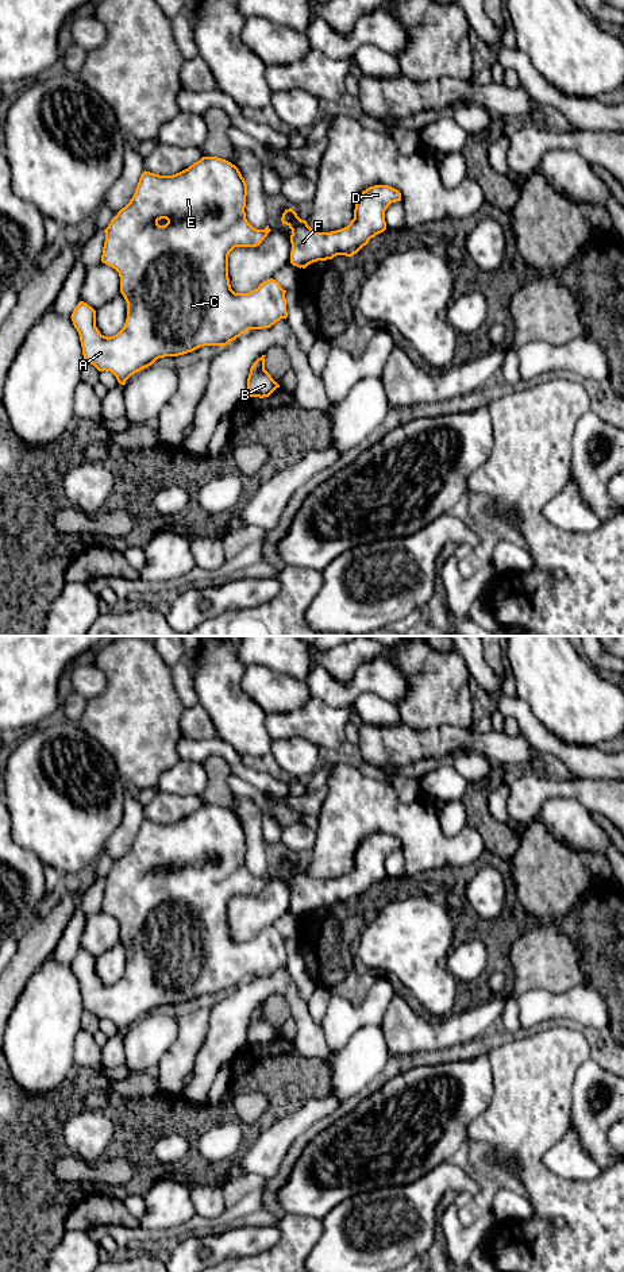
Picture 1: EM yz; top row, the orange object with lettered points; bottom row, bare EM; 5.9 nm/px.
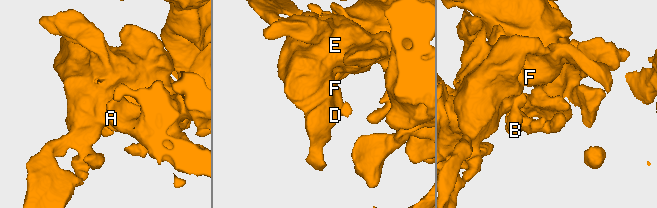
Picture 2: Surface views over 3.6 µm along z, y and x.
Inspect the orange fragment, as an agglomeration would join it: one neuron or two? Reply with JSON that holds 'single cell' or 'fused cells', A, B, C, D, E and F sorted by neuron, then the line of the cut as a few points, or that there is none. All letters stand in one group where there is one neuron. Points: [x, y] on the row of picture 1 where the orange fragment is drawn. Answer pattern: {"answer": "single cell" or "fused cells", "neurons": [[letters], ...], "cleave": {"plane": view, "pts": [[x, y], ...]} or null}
{"answer": "single cell", "neurons": [["A", "B", "C", "D", "E", "F"]], "cleave": null}

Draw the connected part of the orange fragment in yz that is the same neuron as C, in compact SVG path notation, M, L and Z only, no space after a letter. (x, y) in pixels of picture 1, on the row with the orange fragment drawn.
M203 157L188 169L159 176L143 171L130 203L104 230L101 262L119 273L120 293L127 302L127 319L113 336L104 336L96 327L96 311L80 301L72 321L80 335L84 361L99 371L111 371L120 385L157 359L178 356L204 346L227 346L249 329L270 328L288 317L281 285L270 278L249 293L235 293L228 278L228 255L235 247L257 247L271 231L254 228L246 219L247 185L239 169L217 157Z

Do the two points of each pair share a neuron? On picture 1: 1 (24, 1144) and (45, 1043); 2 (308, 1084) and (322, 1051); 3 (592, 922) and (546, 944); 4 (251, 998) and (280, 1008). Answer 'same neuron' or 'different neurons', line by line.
1: different neurons
2: different neurons
3: different neurons
4: different neurons

